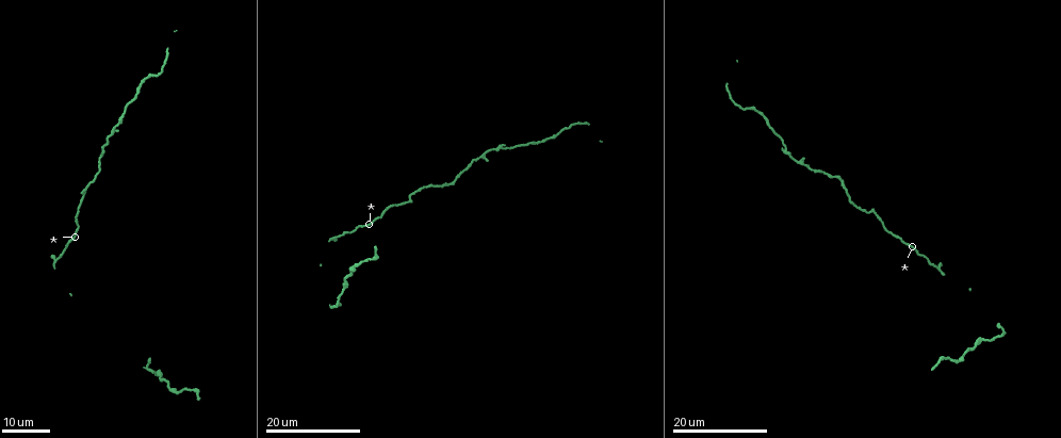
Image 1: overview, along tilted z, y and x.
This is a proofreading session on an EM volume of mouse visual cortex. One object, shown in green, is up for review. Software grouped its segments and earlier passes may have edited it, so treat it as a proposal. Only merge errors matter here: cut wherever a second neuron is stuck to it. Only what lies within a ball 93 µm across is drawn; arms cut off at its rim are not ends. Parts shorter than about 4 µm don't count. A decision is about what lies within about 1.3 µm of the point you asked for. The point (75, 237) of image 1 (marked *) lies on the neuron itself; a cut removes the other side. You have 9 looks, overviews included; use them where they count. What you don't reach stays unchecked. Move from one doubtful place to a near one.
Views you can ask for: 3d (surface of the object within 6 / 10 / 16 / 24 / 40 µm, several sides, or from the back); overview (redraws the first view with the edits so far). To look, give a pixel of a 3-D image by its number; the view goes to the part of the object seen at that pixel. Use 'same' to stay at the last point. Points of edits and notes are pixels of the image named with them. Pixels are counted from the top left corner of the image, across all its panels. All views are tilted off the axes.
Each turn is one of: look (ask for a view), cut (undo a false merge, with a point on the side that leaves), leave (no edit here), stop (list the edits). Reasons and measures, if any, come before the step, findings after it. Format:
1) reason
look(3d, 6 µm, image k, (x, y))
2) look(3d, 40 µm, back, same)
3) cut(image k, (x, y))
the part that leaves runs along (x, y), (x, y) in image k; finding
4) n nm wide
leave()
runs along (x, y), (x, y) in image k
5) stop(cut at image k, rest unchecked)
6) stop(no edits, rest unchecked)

narrows sharply
look(3d, 24 µm, image 1, (835, 175))

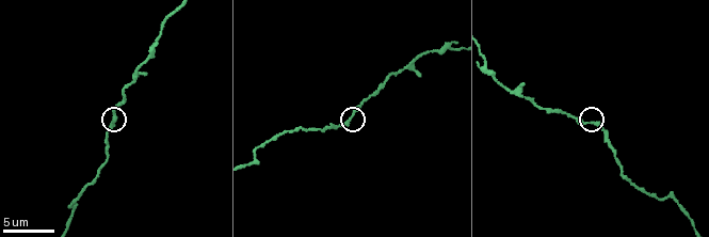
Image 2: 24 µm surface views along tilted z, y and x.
look(3d, 6 µm, image 2, (349, 117))

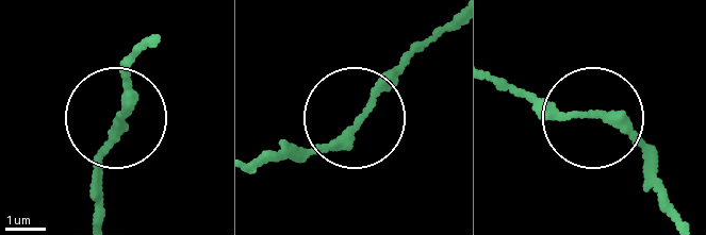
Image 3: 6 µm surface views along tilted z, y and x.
leave()
runs along (100, 207), (113, 122), (138, 48) in image 3; one neuron here

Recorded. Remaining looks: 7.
a narrow waist
look(3d, 16 µm, image 1, (538, 142))

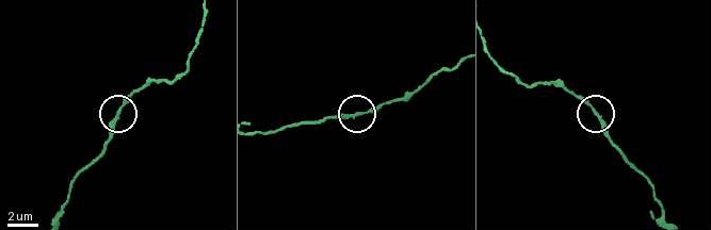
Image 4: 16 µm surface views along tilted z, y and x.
look(3d, 6 µm, image 4, (118, 117))

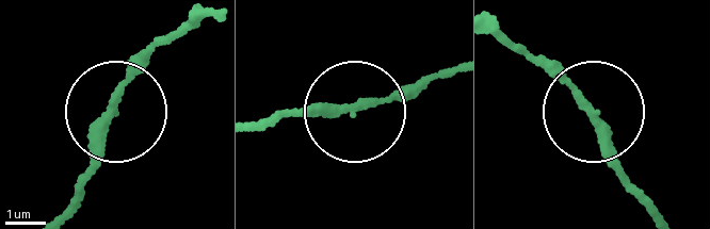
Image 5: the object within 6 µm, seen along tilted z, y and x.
leave()
runs along (254, 126), (295, 113), (356, 113), (438, 77) in image 5; one neuron here

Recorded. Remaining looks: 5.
look(3d, 10 µm, image 2, (255, 150))

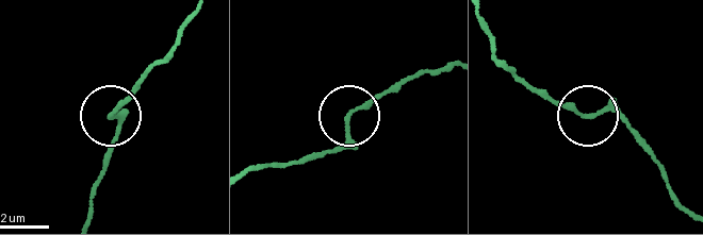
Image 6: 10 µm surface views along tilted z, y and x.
3 arms
leave()
runs along (254, 169), (313, 160), (344, 139), (348, 117), (401, 79) in image 6; all the same neuron

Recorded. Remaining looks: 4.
sudden change in width
look(3d, 16 µm, image 2, (127, 83))

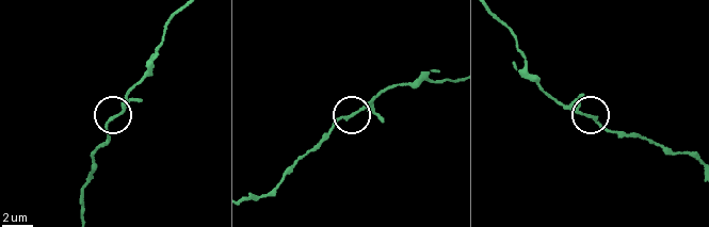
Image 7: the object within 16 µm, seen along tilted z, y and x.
160 nm wide
leave()
runs along (81, 216), (96, 149), (106, 141), (109, 122), (126, 100) in image 7; continuous, no second neuron

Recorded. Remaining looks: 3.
stop(no edits, rest unchecked)

